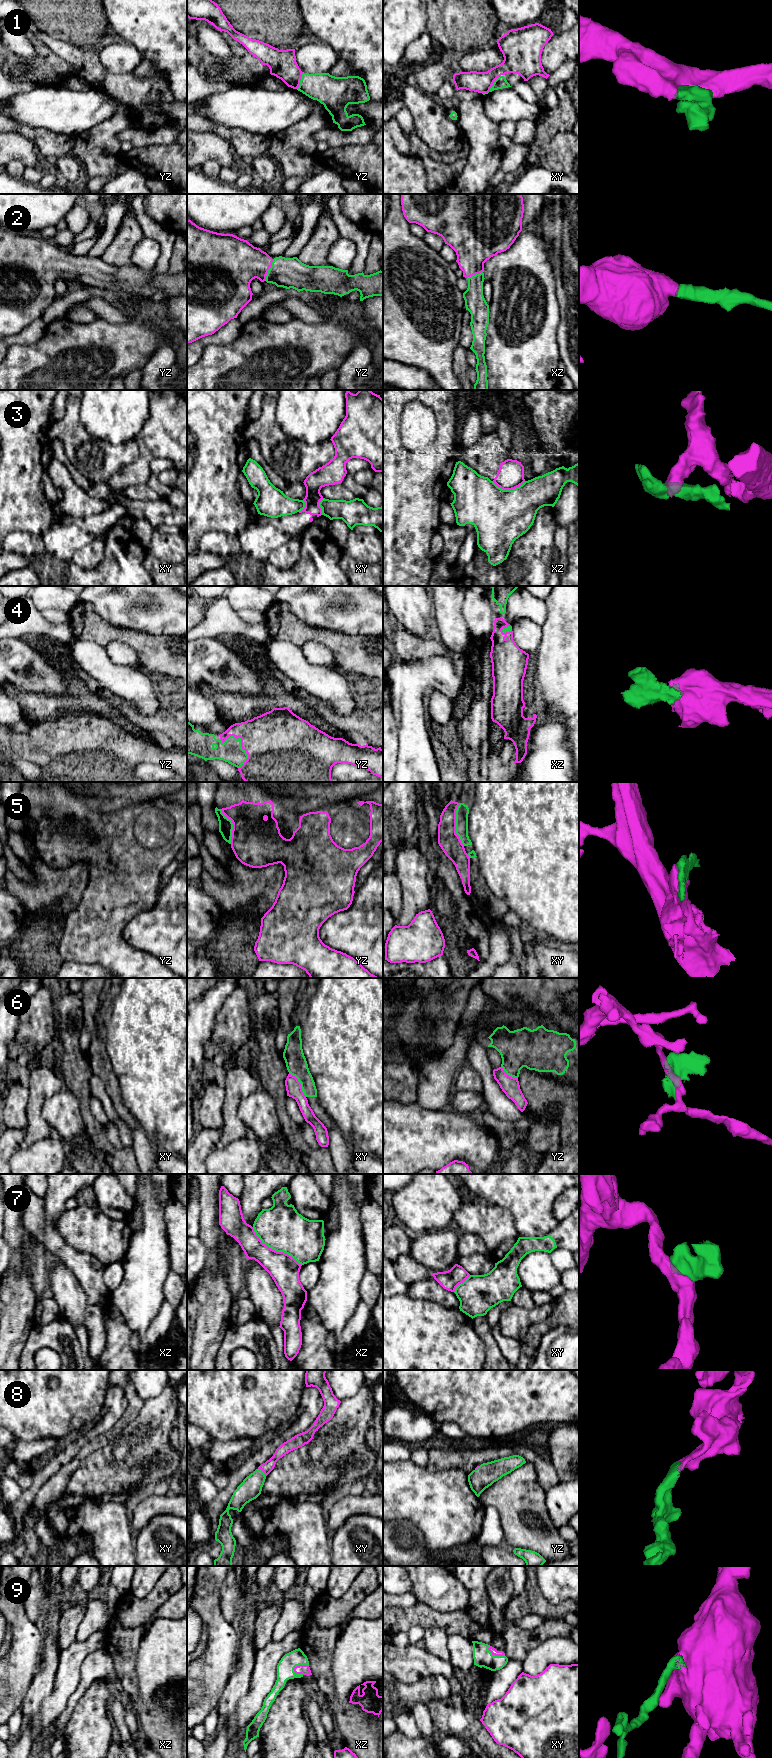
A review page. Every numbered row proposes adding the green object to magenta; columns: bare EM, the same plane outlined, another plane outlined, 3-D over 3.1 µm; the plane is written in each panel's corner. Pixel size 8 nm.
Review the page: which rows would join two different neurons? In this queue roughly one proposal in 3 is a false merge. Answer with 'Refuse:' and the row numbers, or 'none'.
Refuse: 3, 5, 6, 7

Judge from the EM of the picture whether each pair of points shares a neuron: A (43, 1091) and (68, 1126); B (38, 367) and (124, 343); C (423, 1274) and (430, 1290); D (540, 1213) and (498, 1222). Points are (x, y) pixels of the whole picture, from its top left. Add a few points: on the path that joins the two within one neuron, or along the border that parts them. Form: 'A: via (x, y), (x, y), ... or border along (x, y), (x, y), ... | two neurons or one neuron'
A: border along (64, 1088), (45, 1101), (45, 1121) | two neurons
B: via (59, 367), (71, 367), (83, 358), (103, 352) | one neuron
C: border along (432, 1276), (415, 1281), (408, 1286) | two neurons
D: border along (495, 1203), (512, 1214), (520, 1236) | two neurons

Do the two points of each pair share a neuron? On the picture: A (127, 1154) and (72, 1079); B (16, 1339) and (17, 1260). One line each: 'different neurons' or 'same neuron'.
A: same neuron
B: same neuron

